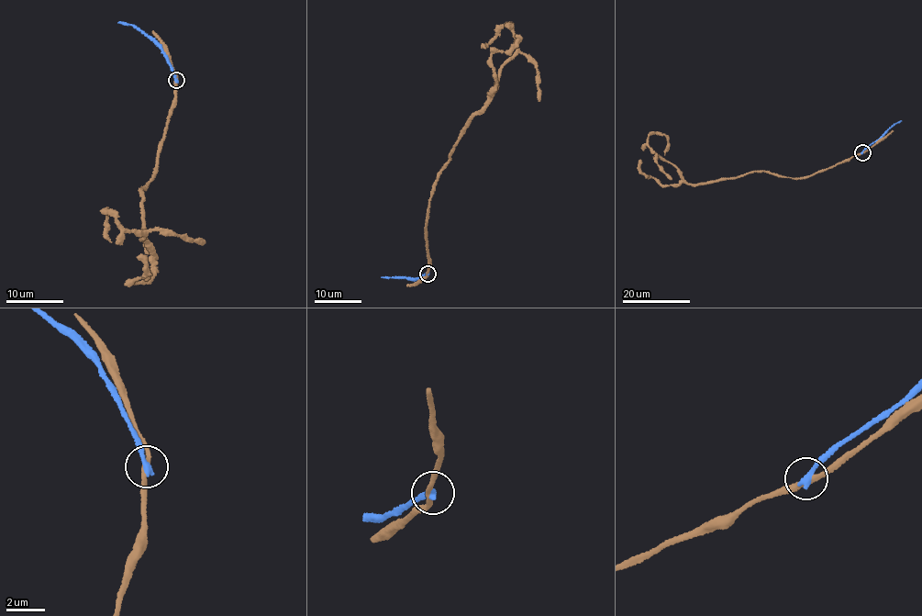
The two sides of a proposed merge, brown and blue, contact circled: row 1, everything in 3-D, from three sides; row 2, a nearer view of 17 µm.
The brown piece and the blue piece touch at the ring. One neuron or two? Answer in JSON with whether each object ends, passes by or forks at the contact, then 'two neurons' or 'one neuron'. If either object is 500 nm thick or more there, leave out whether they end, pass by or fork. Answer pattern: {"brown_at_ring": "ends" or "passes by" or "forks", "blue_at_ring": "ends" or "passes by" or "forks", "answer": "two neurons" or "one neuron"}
{"brown_at_ring": "passes by", "blue_at_ring": "ends", "answer": "two neurons"}

